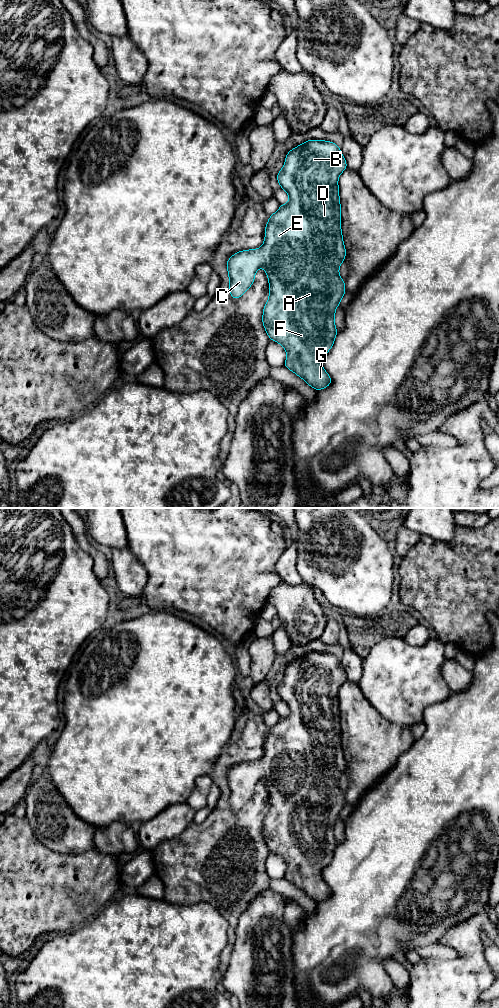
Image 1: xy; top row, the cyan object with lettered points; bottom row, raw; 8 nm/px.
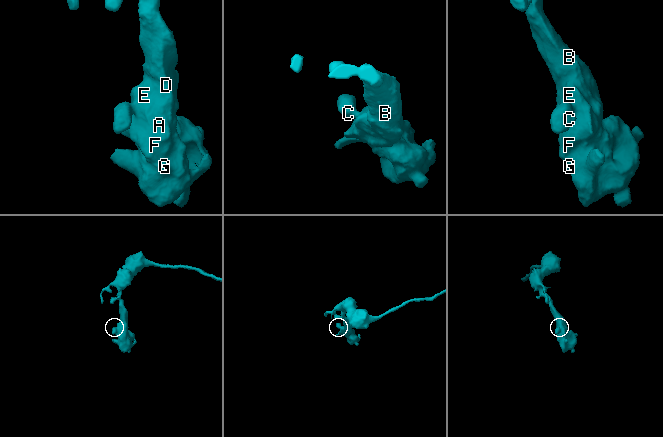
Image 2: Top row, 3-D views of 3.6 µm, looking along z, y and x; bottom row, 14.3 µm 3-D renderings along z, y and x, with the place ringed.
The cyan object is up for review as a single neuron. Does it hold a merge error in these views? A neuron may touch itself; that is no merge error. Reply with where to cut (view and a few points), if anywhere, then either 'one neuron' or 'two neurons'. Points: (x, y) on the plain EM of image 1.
no cut | one neuron

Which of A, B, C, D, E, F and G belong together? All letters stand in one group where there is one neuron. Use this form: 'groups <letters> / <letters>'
groups A B C D E F G

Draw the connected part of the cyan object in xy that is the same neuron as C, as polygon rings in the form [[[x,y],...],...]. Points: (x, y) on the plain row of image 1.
[[[308,652],[305,655],[295,659],[286,667],[285,675],[281,683],[277,686],[277,692],[282,701],[289,707],[289,714],[282,716],[277,724],[272,726],[268,731],[265,739],[265,752],[259,761],[244,762],[235,765],[227,773],[227,782],[229,786],[229,801],[232,811],[241,809],[252,797],[255,791],[255,784],[259,780],[264,780],[269,792],[269,811],[263,821],[262,834],[269,850],[281,856],[286,865],[287,870],[284,878],[301,889],[307,896],[315,902],[321,902],[331,896],[331,889],[322,879],[322,870],[332,860],[334,851],[337,847],[336,838],[334,835],[335,822],[340,816],[340,813],[345,806],[345,794],[339,788],[339,778],[344,774],[346,762],[343,755],[341,744],[341,718],[339,711],[338,690],[339,687],[347,680],[347,675],[341,665],[340,660],[333,654],[323,652]]]

